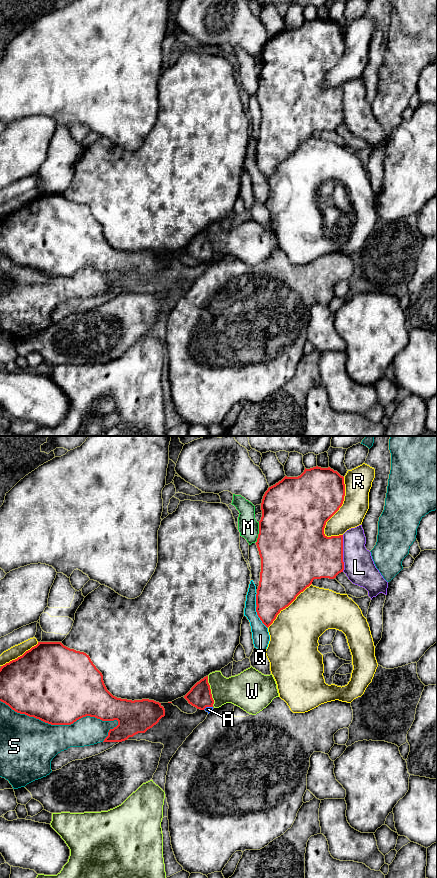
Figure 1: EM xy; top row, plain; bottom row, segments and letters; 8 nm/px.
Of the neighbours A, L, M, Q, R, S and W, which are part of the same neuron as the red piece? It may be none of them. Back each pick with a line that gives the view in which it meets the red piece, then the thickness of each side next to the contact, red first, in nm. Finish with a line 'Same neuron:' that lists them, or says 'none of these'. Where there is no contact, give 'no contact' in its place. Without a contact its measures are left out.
A: xy | 180/50 nm
Same neuron: A

